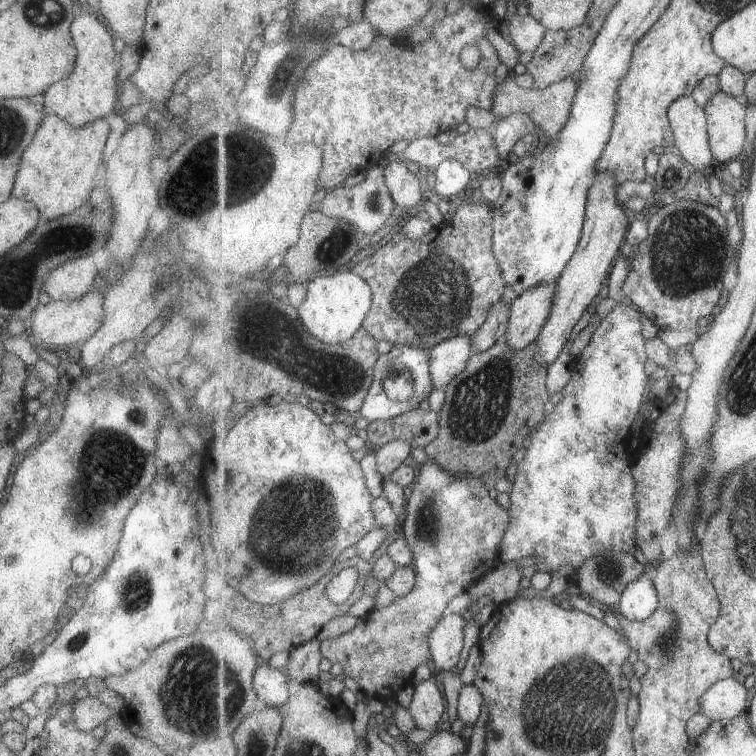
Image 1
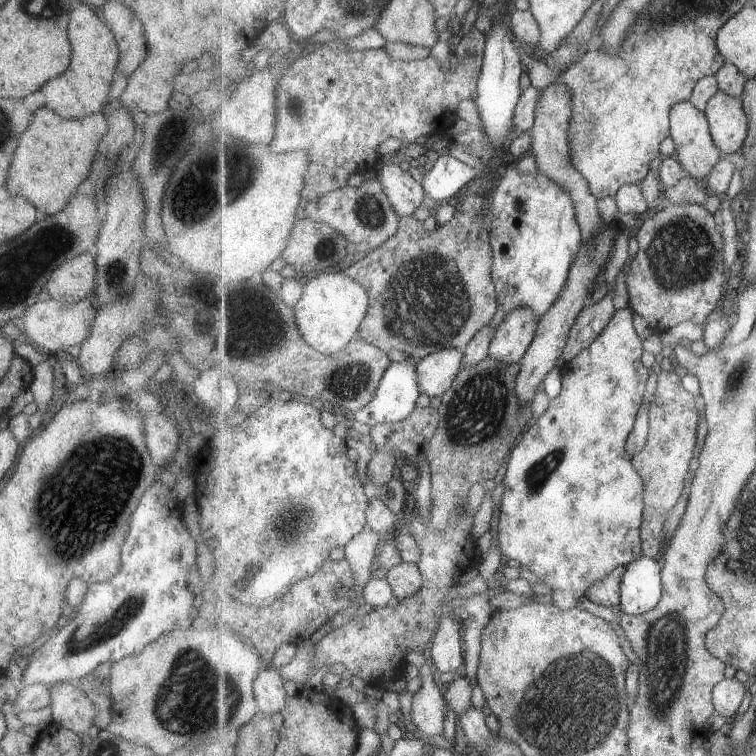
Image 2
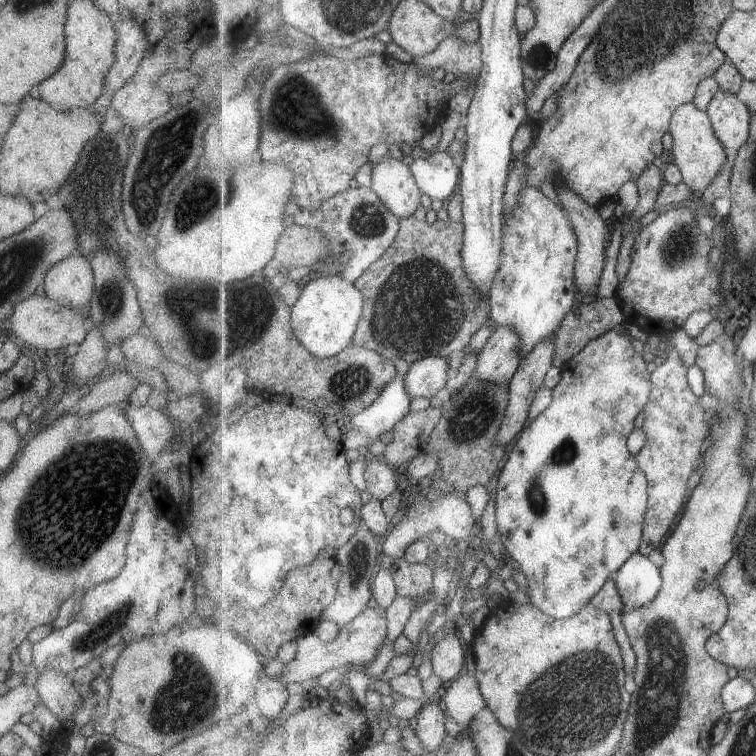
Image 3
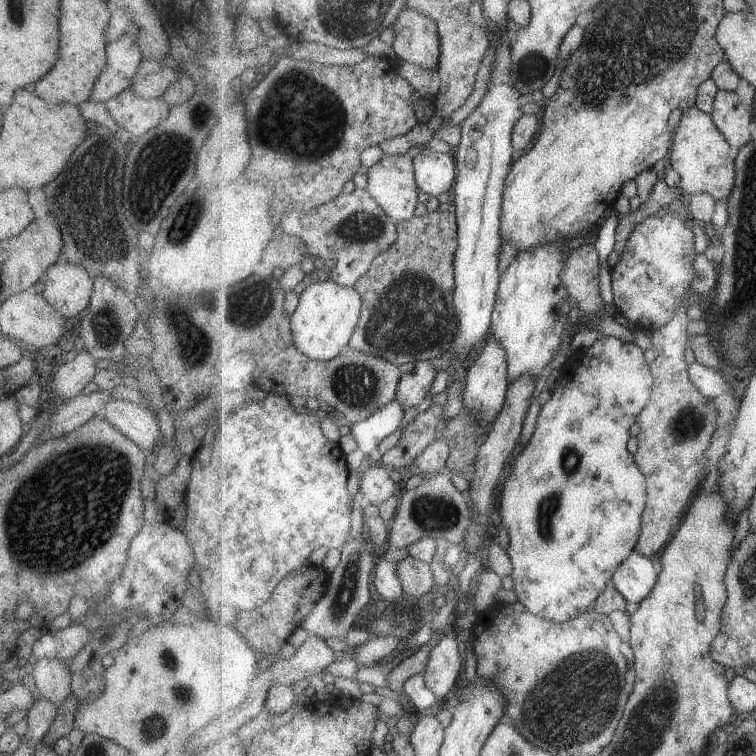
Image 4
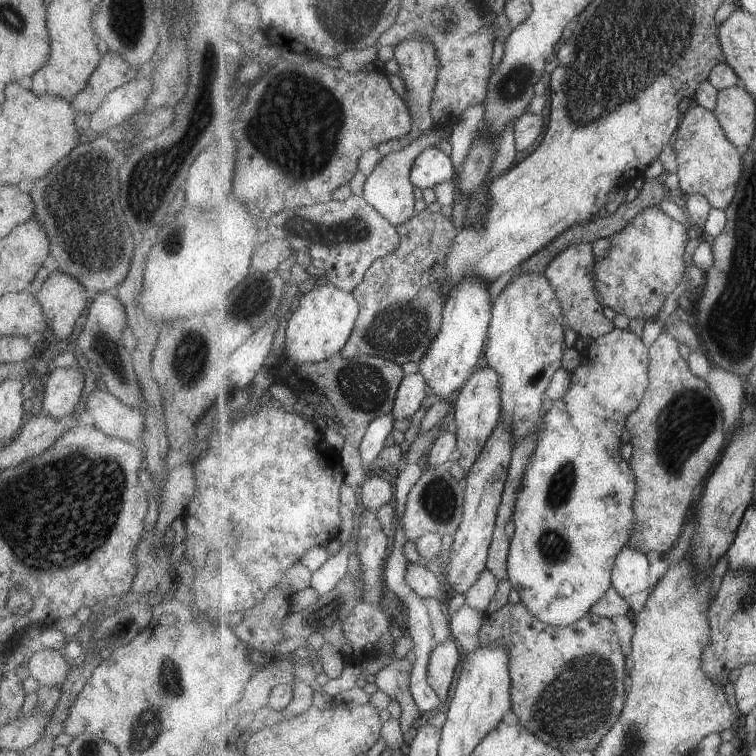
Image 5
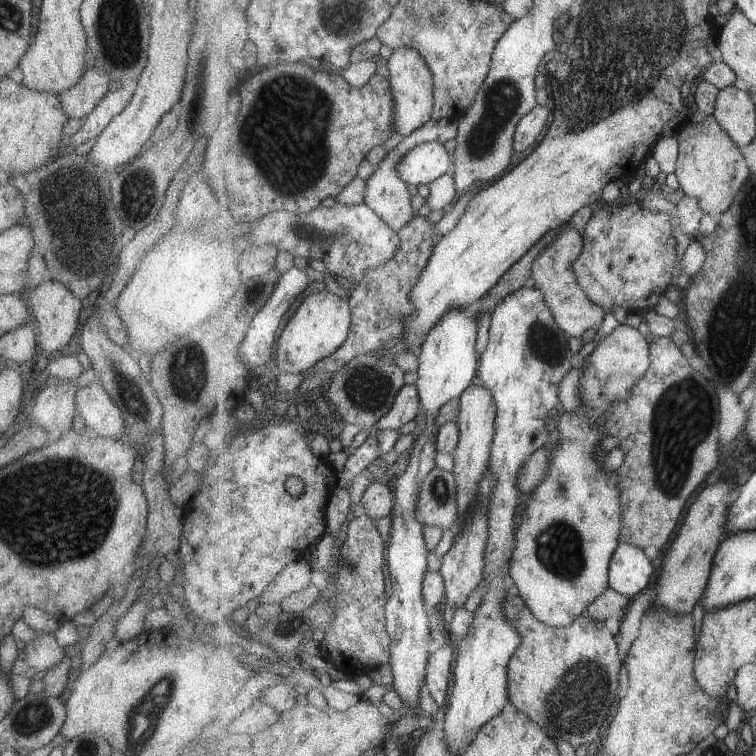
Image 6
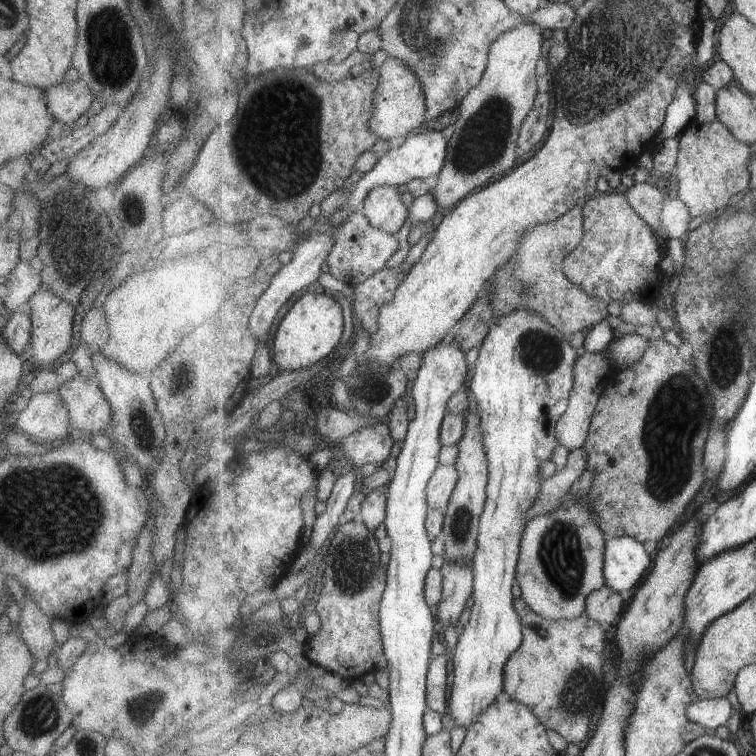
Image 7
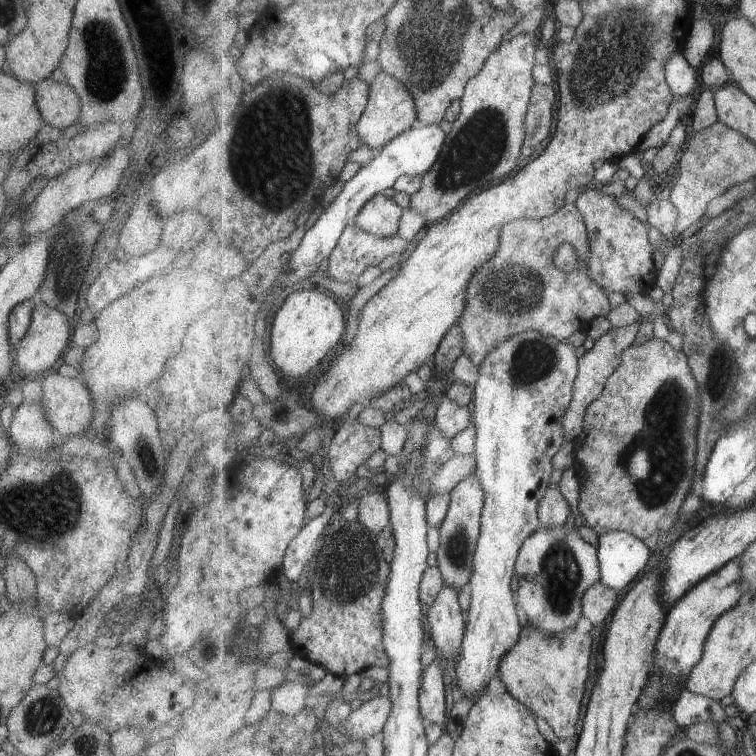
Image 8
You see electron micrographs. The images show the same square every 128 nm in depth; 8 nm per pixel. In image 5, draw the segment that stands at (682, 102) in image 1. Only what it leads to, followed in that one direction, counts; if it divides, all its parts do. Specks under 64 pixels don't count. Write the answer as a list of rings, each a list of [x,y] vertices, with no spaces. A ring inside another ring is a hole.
[[[697,105],[688,109],[677,126],[673,139],[676,152],[680,188],[687,195],[706,196],[713,208],[725,209],[736,197],[736,190],[744,171],[743,155],[726,135],[714,111]]]

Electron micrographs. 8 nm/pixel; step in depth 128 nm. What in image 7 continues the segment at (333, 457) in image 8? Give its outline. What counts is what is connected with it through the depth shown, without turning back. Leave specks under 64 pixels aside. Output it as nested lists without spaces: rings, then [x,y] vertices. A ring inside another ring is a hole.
[[[386,421],[345,435],[340,443],[339,447],[351,468],[359,470],[364,464],[384,465],[391,457],[395,440],[391,436],[390,424]]]

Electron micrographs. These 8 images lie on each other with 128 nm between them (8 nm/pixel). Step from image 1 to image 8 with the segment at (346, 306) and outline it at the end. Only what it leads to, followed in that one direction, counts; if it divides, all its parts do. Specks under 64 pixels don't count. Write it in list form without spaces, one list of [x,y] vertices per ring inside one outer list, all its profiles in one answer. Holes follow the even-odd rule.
[[[307,285],[287,297],[277,311],[272,326],[270,351],[275,366],[283,379],[289,376],[297,379],[313,370],[327,356],[327,352],[337,346],[345,332],[346,322],[341,306],[325,296],[324,289]]]

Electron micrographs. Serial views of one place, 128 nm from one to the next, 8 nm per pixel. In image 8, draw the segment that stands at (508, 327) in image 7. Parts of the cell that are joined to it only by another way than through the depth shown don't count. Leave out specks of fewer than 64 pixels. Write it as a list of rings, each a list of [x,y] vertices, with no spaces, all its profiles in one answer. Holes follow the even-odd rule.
[[[523,331],[518,335],[510,336],[500,345],[497,345],[491,353],[485,357],[485,360],[479,366],[479,373],[477,376],[474,386],[474,400],[472,405],[474,425],[476,428],[476,438],[475,438],[475,457],[476,457],[476,475],[480,478],[480,485],[482,486],[486,501],[484,504],[484,510],[482,513],[482,527],[480,534],[480,541],[478,542],[478,547],[474,556],[474,573],[470,578],[468,588],[471,594],[471,603],[468,610],[468,621],[467,630],[462,642],[462,649],[460,655],[457,658],[455,664],[455,671],[457,676],[457,692],[456,698],[469,698],[478,694],[478,699],[484,694],[481,694],[483,688],[489,686],[489,682],[493,680],[493,676],[499,676],[500,664],[504,660],[504,656],[520,641],[522,635],[522,629],[524,627],[524,620],[522,614],[519,611],[519,606],[517,603],[517,594],[511,590],[511,580],[513,576],[517,575],[516,572],[516,562],[520,553],[521,546],[524,545],[525,540],[531,536],[541,525],[538,515],[538,508],[540,505],[540,500],[545,496],[545,491],[548,489],[551,482],[551,474],[553,474],[552,460],[557,453],[560,452],[561,447],[566,441],[564,439],[564,416],[568,412],[569,405],[572,404],[574,397],[574,386],[576,385],[576,378],[580,373],[580,359],[577,358],[575,354],[575,348],[571,344],[561,339],[550,337],[549,335],[544,335],[543,333],[537,331]]]

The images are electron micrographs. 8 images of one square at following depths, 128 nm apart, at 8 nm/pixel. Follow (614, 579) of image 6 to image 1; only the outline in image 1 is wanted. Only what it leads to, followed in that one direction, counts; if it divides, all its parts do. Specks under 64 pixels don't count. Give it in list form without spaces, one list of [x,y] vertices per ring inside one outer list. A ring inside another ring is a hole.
[[[646,570],[641,578],[633,581],[624,590],[621,602],[618,604],[622,617],[632,621],[644,621],[657,610],[661,587],[653,582],[649,572],[651,571]]]

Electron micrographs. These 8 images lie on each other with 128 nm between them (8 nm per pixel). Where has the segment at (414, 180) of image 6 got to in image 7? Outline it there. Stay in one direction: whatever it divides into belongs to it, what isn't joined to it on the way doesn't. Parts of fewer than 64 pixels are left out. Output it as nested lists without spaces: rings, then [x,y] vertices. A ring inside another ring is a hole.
[[[433,129],[413,135],[412,137],[408,136],[407,140],[400,147],[389,150],[385,155],[379,155],[379,160],[375,166],[370,171],[364,173],[359,182],[355,184],[348,203],[333,213],[333,222],[339,226],[347,218],[349,213],[361,208],[364,200],[368,197],[369,191],[373,190],[375,186],[407,184],[407,182],[417,180],[417,178],[422,181],[431,182],[433,179],[437,178],[438,174],[444,169],[445,161],[447,160],[448,141],[443,138],[441,131],[435,131],[435,129]]]

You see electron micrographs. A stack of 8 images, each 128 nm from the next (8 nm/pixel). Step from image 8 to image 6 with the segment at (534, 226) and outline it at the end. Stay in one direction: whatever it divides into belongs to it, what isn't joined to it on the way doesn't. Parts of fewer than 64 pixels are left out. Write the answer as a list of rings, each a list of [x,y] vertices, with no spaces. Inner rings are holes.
[[[573,226],[566,229],[543,251],[533,263],[533,280],[530,284],[545,293],[546,301],[556,318],[557,324],[571,337],[583,336],[589,328],[599,330],[603,326],[607,311],[594,303],[582,286],[577,285],[577,276],[573,272],[573,262],[584,252],[585,241],[581,232]]]

